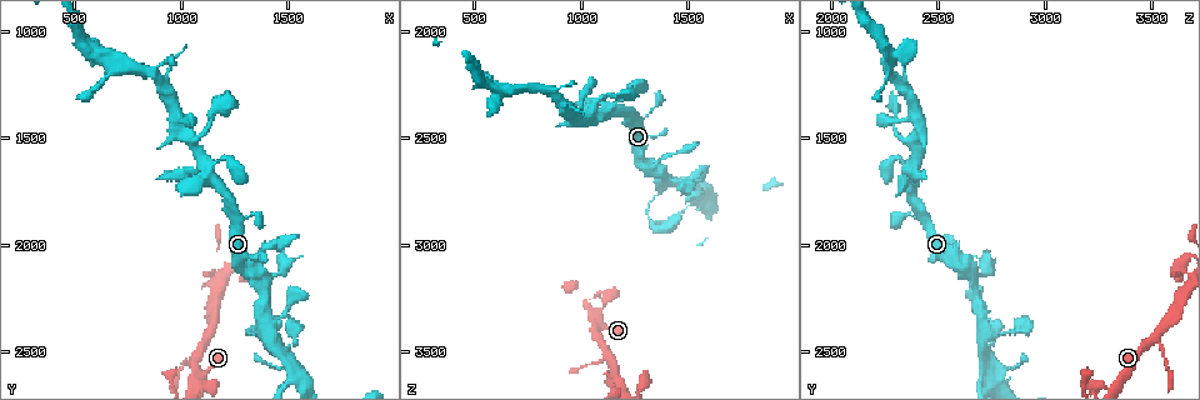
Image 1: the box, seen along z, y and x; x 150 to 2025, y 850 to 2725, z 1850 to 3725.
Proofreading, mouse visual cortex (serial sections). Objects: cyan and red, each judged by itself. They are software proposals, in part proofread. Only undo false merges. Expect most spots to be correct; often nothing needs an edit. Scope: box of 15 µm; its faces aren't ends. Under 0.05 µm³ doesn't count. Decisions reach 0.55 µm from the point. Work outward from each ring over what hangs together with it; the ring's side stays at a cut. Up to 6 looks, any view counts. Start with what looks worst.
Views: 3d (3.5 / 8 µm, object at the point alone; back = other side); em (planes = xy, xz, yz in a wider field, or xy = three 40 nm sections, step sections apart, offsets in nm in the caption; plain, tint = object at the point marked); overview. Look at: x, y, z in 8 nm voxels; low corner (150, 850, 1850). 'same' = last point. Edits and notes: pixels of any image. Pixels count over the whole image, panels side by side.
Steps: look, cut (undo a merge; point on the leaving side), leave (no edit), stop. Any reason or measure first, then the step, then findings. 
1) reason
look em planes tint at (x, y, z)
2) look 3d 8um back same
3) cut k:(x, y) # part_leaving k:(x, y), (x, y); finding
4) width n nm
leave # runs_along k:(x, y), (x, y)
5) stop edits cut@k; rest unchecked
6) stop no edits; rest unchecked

three arms meet
look 3d 8um at (1090, 2620, 3380)

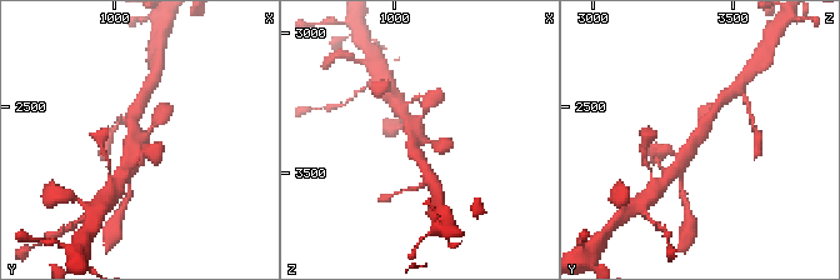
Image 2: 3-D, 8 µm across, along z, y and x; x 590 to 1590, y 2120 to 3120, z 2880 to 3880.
arms 3; arm_widths 200, 200, 300 nm; need the tissue
look em xy step 2 tint at (1080, 2630, 3370)

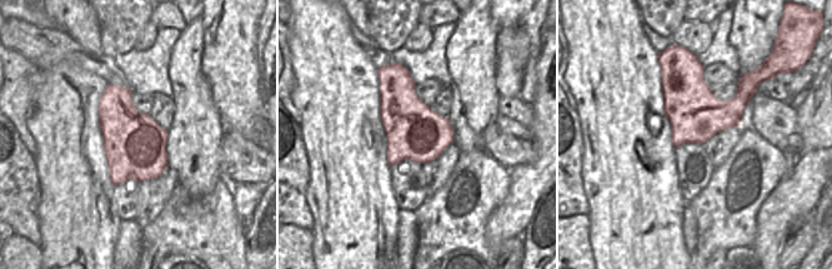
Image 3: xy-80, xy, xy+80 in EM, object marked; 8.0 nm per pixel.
leave # runs_along 2:(706, 116), (688, 153), (669, 150); continuous, no second cell

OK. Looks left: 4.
sharp bend
look 3d 3.5um at (1530, 2350, 2740)

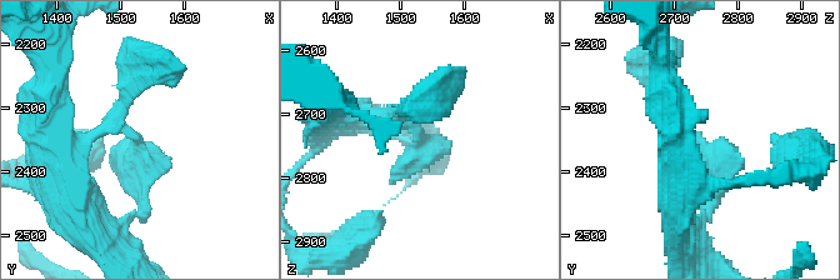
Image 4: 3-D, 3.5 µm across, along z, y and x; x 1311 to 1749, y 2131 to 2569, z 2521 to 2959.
look em xy step 3 tint at (1525, 2345, 2725)

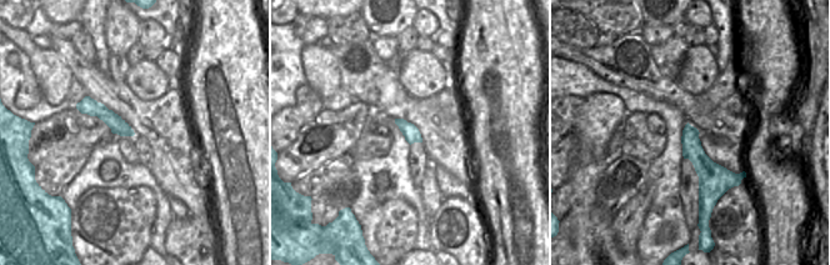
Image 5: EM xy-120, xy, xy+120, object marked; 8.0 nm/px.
leave # runs_along 5:(80, 105), (99, 109), (130, 133); all the same cell

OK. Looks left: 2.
abrupt turn
look 3d 3.5um at (1540, 2600, 2750)

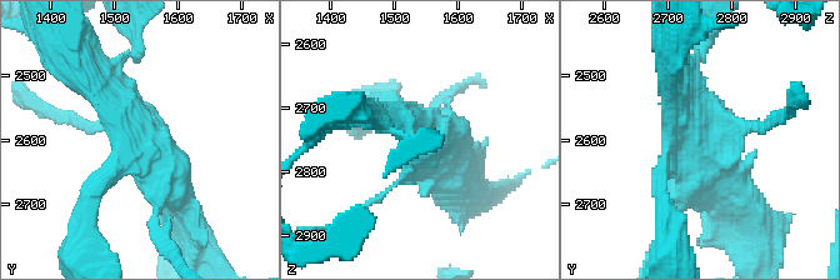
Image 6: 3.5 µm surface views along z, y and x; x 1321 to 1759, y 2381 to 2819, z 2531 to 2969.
shape alone is not enough
look em xy step 3 tint at (1545, 2590, 2750)

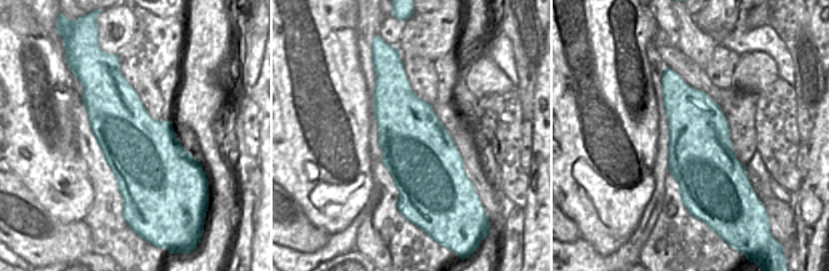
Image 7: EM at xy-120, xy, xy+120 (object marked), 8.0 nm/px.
leave # runs_along 6:(85, 74), (143, 135), (174, 196); all the same cell

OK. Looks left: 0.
stop no edits; rest unchecked

